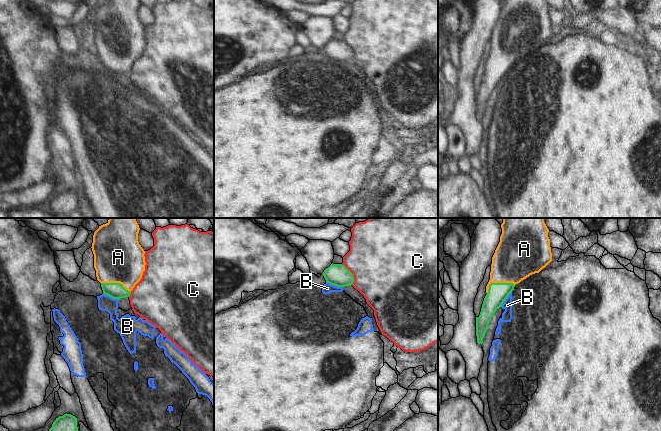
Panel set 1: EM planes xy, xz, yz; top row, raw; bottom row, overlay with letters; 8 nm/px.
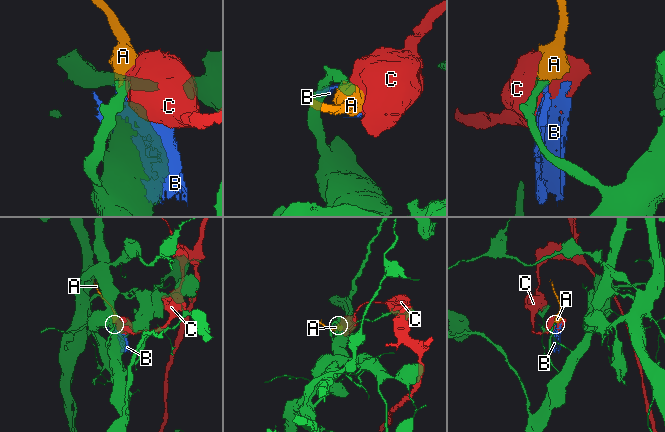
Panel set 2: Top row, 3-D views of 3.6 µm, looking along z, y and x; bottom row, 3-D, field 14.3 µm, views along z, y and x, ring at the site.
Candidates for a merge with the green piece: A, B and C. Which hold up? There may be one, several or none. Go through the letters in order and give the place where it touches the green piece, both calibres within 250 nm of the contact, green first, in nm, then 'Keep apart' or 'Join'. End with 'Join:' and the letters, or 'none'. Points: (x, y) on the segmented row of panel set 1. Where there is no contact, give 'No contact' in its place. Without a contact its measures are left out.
A: Touches green at yz (497, 283). Thickness 160 nm (green) against 340 nm. Join
B: Touches green at xz (334, 285). Thickness 180 nm (green) against 90 nm. Keep apart
C: Touches green at xz (352, 274). Thickness 180 nm (green) against 500 nm. Keep apart
Join: A

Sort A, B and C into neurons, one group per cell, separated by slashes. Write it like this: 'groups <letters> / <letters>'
groups A / B / C

